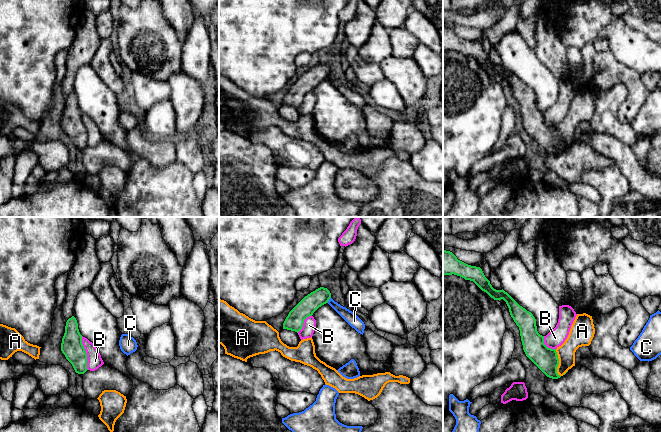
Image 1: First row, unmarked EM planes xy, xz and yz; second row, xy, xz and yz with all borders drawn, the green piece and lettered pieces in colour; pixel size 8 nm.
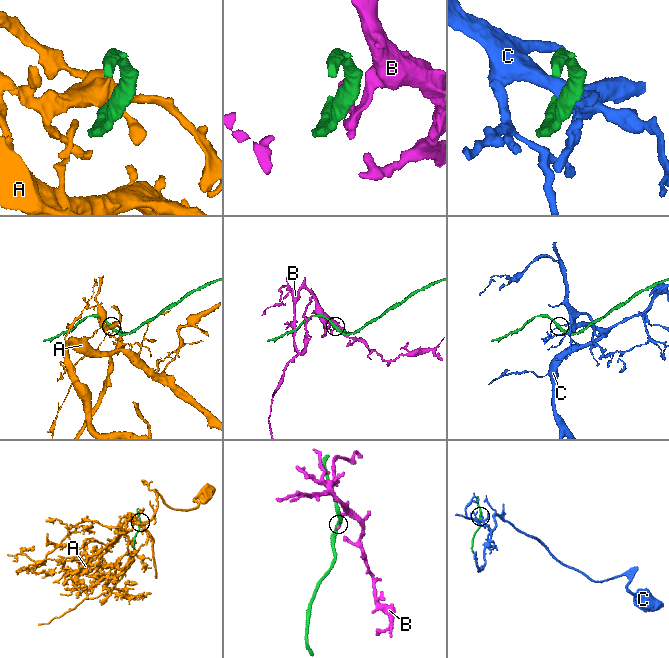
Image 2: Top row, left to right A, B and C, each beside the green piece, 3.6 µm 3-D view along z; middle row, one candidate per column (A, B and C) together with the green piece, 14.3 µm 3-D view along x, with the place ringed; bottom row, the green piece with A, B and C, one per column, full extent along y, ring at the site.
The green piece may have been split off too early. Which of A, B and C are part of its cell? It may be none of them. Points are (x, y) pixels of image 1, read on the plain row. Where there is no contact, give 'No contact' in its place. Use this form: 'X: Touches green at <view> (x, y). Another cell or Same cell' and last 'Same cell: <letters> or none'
A: Touches green at yz (558, 139). Another cell
B: Touches green at xy (85, 129). Another cell
C: Touches green at xz (328, 76). Another cell
Same cell: none

